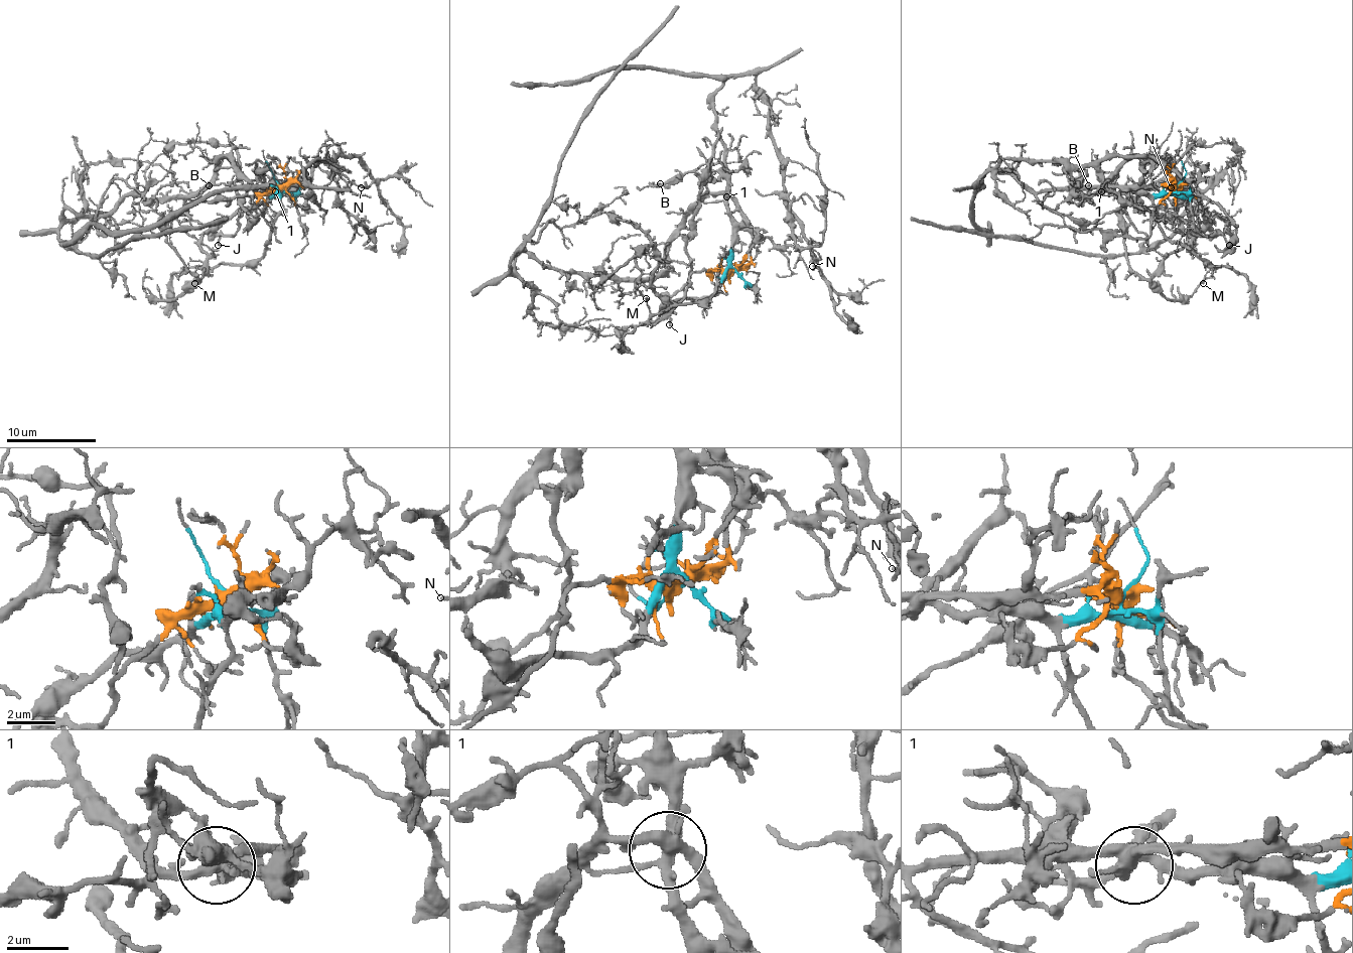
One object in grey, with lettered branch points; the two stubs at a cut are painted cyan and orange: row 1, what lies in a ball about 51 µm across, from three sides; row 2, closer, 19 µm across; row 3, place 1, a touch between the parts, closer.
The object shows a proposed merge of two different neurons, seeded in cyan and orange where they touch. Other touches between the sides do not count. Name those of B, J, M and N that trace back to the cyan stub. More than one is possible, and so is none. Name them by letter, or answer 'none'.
M, N

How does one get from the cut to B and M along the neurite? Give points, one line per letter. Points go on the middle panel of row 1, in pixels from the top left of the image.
B: (730, 273), (751, 262), (754, 228), (745, 212), (728, 196), (712, 193), (692, 171), (661, 182)
M: (730, 273), (732, 248), (723, 255), (717, 288), (708, 297), (670, 304), (659, 313), (650, 311), (645, 297)

